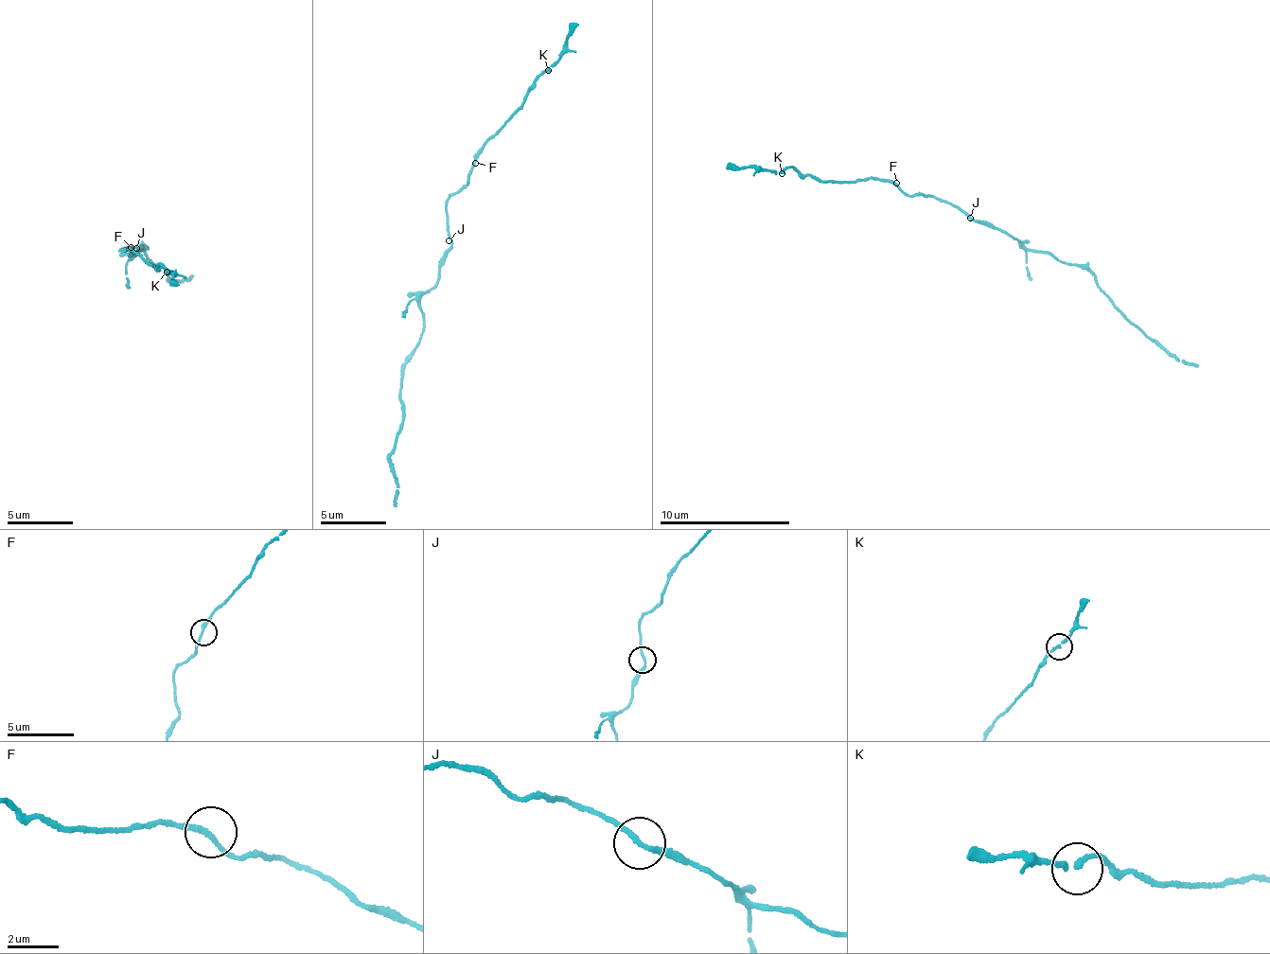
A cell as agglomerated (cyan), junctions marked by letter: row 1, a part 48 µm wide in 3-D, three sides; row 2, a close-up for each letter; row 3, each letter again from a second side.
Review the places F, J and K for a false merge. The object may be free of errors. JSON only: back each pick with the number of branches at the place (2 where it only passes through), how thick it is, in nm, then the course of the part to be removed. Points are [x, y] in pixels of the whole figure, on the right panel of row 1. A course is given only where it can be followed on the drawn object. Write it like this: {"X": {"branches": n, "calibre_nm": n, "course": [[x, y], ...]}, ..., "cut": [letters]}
{"cut": []}

